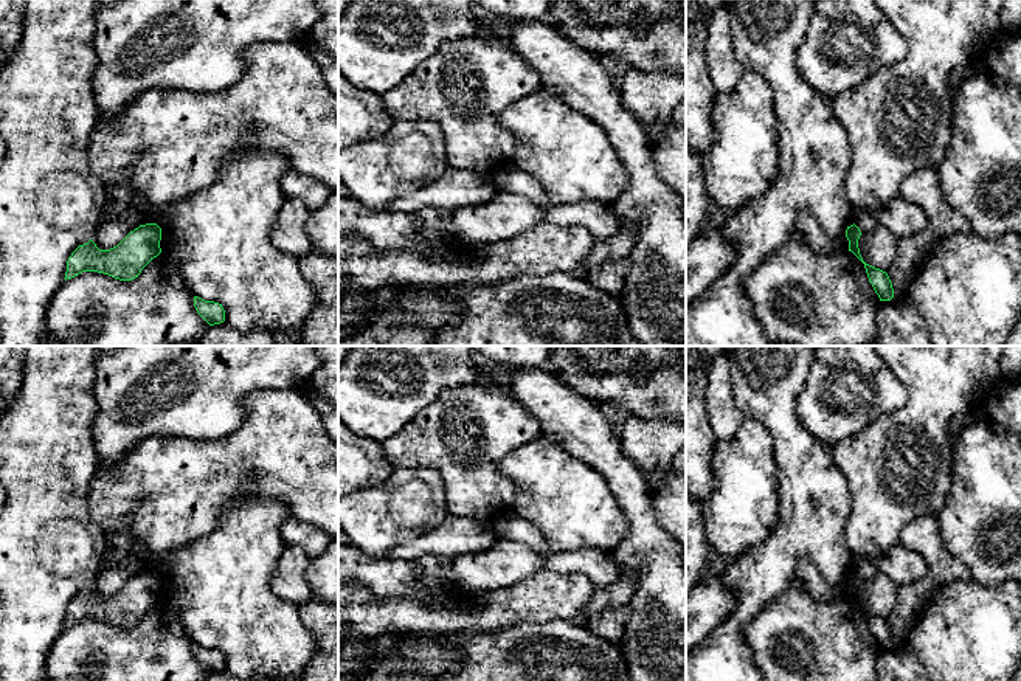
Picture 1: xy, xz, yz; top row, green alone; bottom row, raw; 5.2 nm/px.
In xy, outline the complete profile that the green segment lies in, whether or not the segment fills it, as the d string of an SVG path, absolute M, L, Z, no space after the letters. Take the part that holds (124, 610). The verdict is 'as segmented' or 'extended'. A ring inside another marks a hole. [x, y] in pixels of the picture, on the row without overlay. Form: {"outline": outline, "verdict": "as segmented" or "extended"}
{"outline": "M157 571L140 572L110 597L99 597L90 586L68 605L64 627L82 619L98 619L119 628L132 628L161 600L160 588L161 576Z", "verdict": "as segmented"}

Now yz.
{"outline": "M855 571L847 574L846 585L849 588L849 599L852 599L864 611L869 630L872 631L880 648L891 648L894 645L892 630L886 619L875 616L863 608L858 596L860 583L861 579Z", "verdict": "as segmented"}

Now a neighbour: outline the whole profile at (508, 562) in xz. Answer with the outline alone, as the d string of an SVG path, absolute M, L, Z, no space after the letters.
M500 540L481 554L453 558L456 582L472 593L507 588L543 568L545 560L538 552L509 540Z

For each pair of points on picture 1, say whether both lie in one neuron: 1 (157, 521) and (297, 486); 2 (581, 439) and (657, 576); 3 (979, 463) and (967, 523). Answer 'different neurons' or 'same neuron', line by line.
1: same neuron
2: same neuron
3: same neuron

